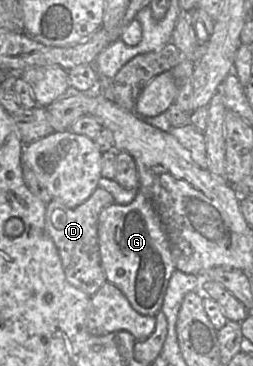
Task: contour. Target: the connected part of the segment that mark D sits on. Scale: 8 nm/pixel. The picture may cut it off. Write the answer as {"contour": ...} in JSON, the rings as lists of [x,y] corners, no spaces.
{"contour":[[[96,188],[90,197],[75,208],[51,200],[46,205],[45,229],[57,247],[67,281],[92,297],[105,283],[98,241],[98,217],[100,212],[114,203],[113,196],[102,188]]]}

